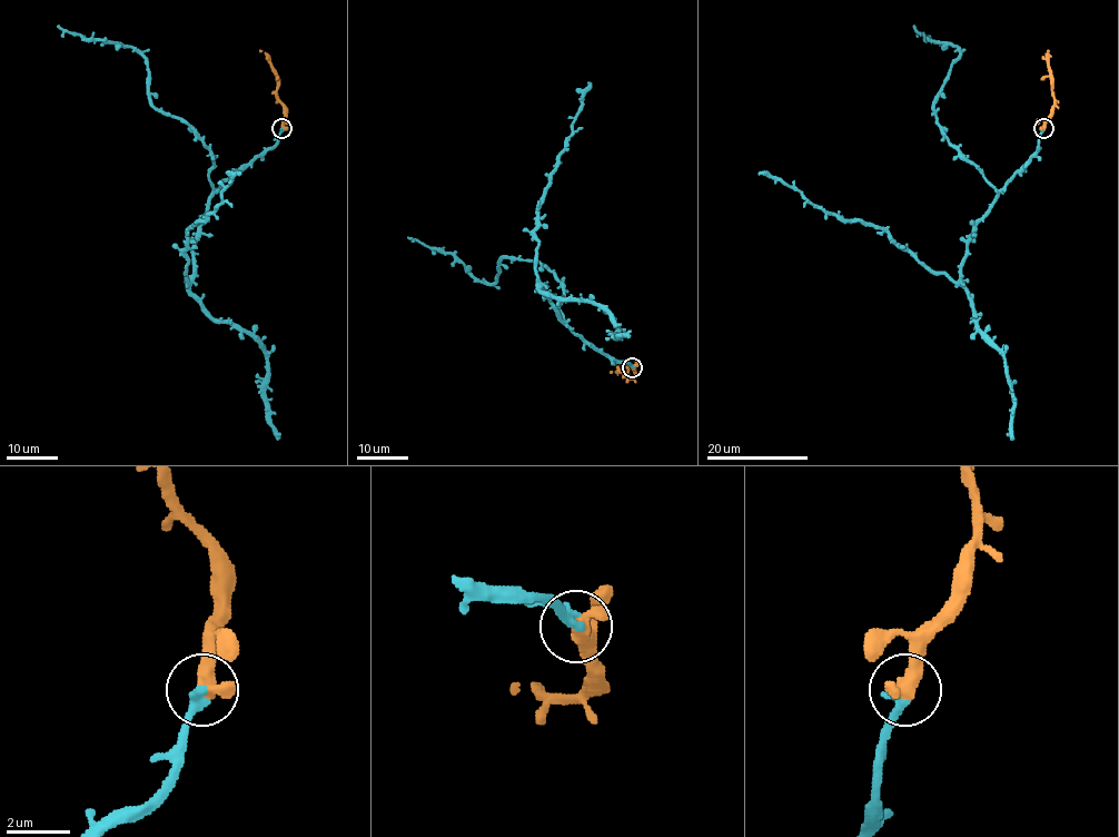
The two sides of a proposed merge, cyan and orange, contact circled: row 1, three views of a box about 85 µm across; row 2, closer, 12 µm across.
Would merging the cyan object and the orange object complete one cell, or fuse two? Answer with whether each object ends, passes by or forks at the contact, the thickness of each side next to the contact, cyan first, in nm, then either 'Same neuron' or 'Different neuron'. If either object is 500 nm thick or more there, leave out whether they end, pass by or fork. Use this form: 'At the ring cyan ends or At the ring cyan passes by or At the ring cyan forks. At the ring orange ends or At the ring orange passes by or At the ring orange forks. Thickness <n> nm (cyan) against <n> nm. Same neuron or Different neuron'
Thickness 340 nm (cyan) against 600 nm. Same neuron

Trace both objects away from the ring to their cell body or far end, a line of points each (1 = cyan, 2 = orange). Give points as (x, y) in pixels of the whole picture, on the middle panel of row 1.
1: (632, 367), (586, 344), (560, 317), (535, 268), (536, 210), (550, 174), (572, 133), (587, 81)
2: (632, 367), (632, 377), (623, 372), (611, 372)

